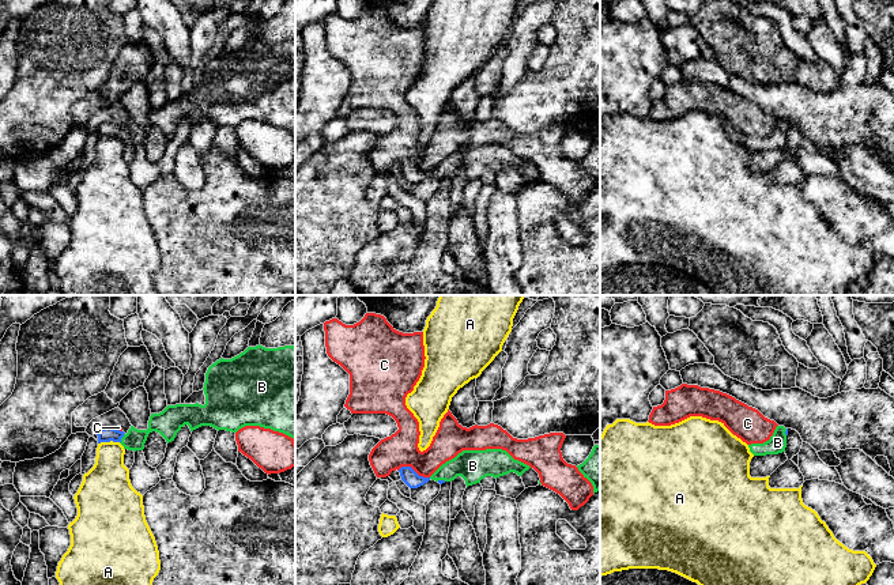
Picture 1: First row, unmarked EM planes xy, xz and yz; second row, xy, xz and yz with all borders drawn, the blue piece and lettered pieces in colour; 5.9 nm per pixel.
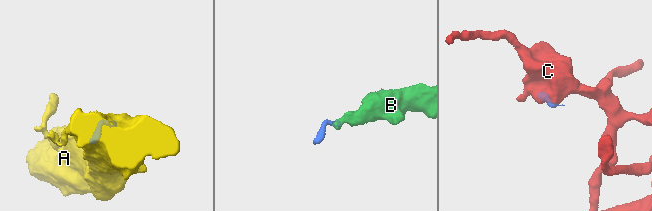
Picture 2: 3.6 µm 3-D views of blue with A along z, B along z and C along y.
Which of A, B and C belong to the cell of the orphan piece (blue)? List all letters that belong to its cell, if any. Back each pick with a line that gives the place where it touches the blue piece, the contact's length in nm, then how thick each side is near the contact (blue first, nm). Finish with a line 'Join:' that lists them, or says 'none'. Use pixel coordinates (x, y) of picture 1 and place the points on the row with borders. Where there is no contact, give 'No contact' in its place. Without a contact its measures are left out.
B: Touches blue at xy (121, 437). Shared border 70 nm. Thickness 90 nm (blue) against 120 nm
Join: B

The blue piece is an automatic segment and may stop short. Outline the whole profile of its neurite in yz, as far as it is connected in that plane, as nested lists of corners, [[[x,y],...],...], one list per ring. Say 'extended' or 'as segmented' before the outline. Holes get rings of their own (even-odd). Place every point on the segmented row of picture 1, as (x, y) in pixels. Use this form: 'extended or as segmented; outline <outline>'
extended; outline [[[777,426],[769,441],[748,445],[754,456],[778,454],[785,452],[788,429]]]

